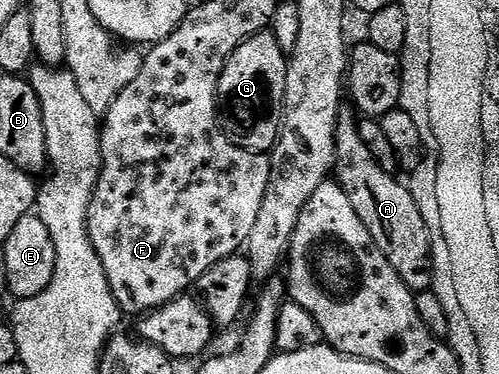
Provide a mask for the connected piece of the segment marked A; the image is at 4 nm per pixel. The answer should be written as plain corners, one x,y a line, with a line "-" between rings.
342,104
337,112
337,126
335,127
335,159
333,160
335,180
343,187
343,191
351,199
351,207
355,207
355,215
363,219
363,227
371,231
371,239
383,251
387,263
395,267
399,279
403,279
406,287
414,291
430,288
433,284
433,263
435,260
435,247
429,241
427,223
423,223
423,215
419,215
419,207
415,207
415,199
409,193
409,186
397,182
394,174
389,173
371,155
367,143
363,143
363,135
359,135
359,117
352,104

